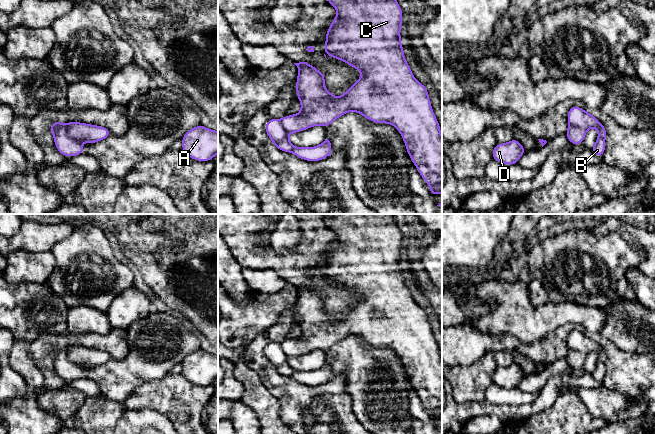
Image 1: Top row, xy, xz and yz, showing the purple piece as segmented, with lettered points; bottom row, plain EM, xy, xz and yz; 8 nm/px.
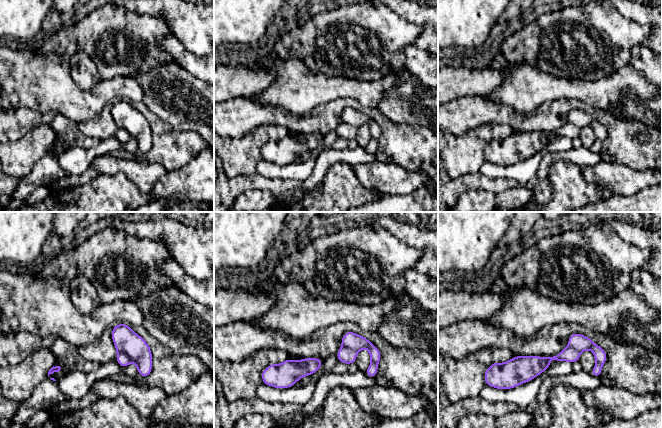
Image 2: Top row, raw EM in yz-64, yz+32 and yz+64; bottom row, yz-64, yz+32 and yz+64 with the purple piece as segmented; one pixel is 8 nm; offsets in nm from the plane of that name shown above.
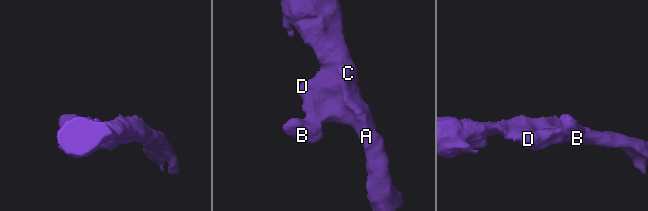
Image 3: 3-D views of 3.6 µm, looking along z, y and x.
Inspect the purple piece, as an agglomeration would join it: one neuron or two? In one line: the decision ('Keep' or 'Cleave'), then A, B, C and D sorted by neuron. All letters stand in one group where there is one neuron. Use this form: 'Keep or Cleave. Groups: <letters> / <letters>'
Cleave. Groups: A C D / B

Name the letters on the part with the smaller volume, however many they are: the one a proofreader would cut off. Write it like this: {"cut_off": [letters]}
{"cut_off": ["B"]}

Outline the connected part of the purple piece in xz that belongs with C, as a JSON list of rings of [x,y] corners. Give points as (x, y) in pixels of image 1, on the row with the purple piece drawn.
[[[327,0],[337,10],[337,16],[328,28],[324,44],[324,56],[327,55],[345,62],[361,72],[361,77],[340,97],[335,97],[325,88],[327,73],[319,72],[307,62],[294,63],[298,68],[296,79],[296,96],[301,102],[298,114],[286,115],[281,125],[288,133],[297,133],[314,126],[327,128],[333,121],[348,112],[358,112],[364,118],[377,124],[391,124],[401,134],[408,155],[417,167],[418,173],[429,185],[431,196],[442,195],[442,137],[439,122],[432,110],[428,89],[412,74],[405,60],[404,48],[401,44],[401,27],[403,11],[397,0]]]

